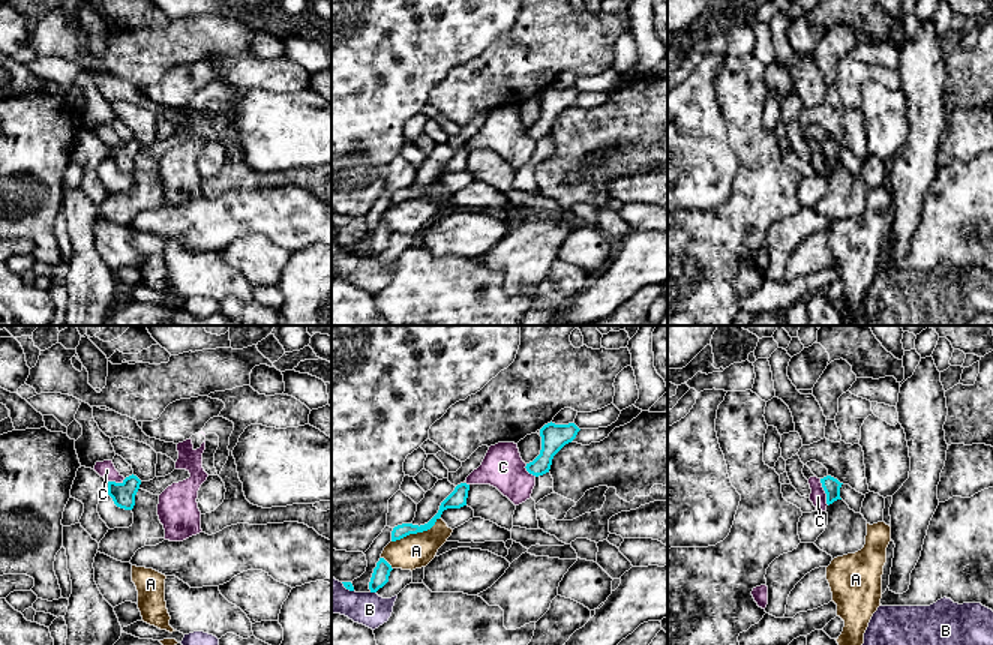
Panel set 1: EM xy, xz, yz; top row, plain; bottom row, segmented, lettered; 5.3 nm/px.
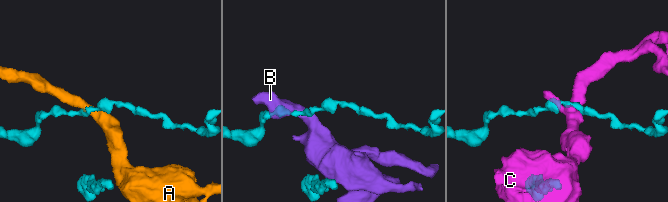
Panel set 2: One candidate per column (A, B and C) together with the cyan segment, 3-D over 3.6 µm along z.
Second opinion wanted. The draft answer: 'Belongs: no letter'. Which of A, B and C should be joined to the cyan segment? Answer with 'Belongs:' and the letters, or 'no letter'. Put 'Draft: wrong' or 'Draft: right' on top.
Draft: right
Belongs: no letter

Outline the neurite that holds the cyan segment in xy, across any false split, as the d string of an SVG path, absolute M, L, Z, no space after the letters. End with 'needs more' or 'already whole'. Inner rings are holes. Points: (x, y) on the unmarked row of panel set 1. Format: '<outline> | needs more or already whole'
M136 140L126 141L122 147L108 146L108 158L114 168L124 174L132 174L135 170L135 159L140 153L141 144Z | already whole

